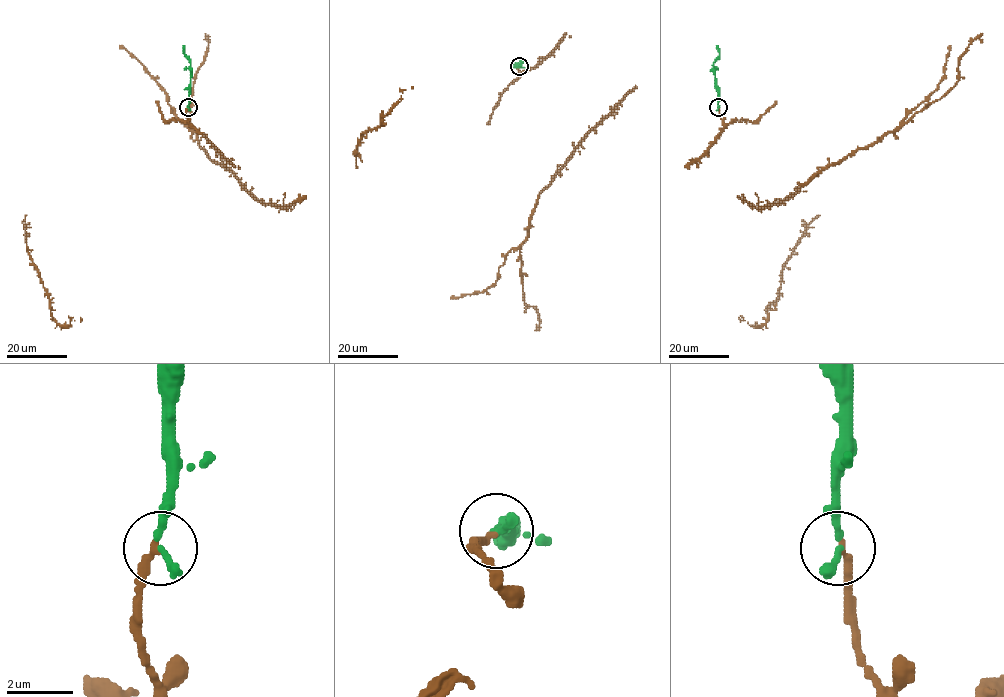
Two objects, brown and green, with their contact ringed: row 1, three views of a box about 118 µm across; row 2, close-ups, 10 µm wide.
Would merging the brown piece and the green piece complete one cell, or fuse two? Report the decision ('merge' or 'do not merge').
merge

